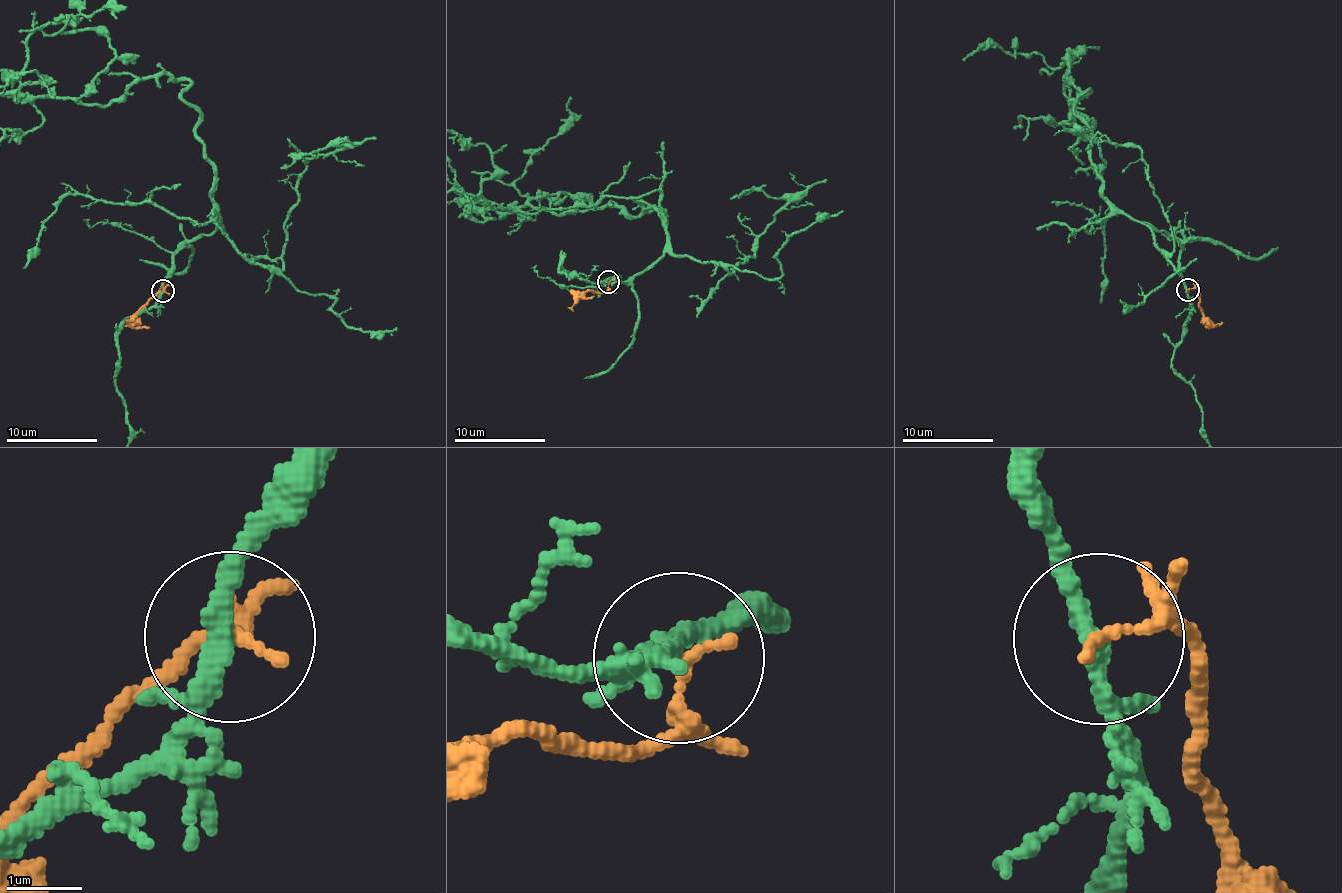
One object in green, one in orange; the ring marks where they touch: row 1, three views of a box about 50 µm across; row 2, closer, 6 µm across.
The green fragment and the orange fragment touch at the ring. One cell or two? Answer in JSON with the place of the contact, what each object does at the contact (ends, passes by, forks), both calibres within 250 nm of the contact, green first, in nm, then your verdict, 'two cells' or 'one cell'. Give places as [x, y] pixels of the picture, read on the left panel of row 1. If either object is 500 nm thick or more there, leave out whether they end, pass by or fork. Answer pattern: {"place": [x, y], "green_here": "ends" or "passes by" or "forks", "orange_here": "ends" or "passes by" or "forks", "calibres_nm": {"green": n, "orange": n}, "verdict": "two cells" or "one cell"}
{"place": [162, 291], "green_here": "passes by", "orange_here": "forks", "calibres_nm": {"green": 260, "orange": 100}, "verdict": "two cells"}

